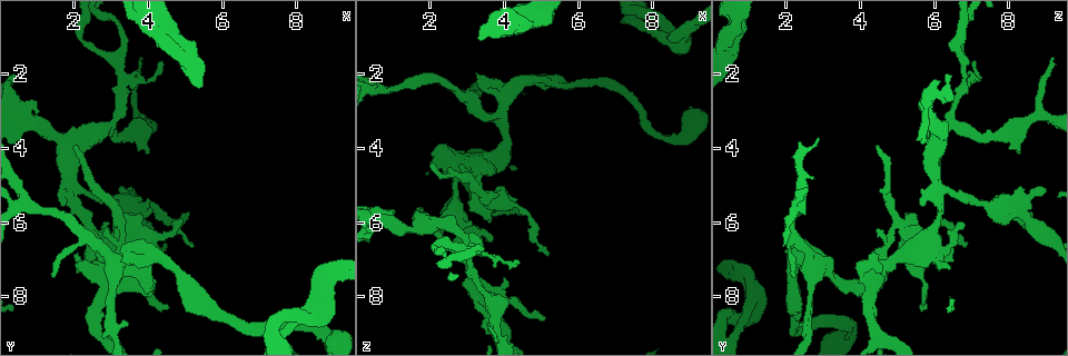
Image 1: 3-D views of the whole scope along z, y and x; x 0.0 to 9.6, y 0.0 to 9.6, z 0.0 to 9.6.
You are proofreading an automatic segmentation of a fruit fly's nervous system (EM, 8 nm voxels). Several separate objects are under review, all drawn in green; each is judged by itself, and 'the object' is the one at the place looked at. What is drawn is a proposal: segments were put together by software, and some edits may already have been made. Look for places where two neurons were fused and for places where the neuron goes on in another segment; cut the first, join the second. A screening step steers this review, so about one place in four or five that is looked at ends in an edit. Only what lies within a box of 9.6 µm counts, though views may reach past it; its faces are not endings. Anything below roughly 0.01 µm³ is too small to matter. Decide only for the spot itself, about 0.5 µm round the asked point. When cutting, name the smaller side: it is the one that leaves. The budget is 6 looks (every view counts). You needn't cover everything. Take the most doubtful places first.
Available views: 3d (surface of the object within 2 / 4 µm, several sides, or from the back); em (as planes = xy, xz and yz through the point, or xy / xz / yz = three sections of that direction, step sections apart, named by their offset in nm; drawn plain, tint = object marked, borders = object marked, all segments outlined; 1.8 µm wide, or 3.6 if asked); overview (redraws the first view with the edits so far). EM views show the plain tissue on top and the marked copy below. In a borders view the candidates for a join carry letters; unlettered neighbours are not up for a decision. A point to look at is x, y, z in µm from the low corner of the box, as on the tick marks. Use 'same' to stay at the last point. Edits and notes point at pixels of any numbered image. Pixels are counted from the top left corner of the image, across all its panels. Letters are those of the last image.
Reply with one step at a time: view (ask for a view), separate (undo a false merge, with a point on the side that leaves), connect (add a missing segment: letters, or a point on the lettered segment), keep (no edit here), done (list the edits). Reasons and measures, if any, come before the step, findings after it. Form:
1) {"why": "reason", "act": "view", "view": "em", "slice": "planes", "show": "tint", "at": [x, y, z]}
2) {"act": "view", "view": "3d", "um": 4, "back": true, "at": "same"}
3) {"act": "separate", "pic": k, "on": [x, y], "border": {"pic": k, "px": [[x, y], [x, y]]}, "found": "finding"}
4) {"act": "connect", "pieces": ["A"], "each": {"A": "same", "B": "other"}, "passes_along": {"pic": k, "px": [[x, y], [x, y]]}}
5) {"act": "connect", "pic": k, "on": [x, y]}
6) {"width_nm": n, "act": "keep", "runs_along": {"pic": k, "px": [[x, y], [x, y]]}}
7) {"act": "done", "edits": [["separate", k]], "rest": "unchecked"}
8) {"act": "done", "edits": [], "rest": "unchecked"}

{"why": "two arms in line, one across", "act": "view", "view": "3d", "um": 4, "at": [1.95, 5.45, 6.10]}

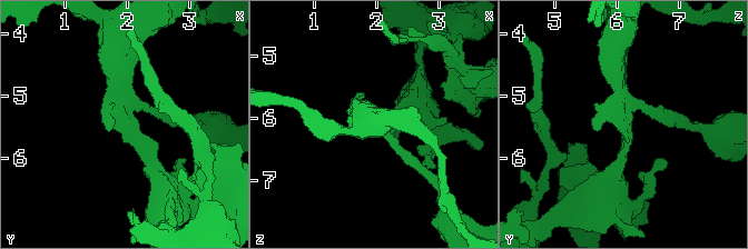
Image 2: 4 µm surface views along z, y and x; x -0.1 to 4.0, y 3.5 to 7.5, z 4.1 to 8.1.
{"act": "view", "view": "em", "slice": "planes", "show": "borders", "at": [2.00, 5.45, 6.10]}

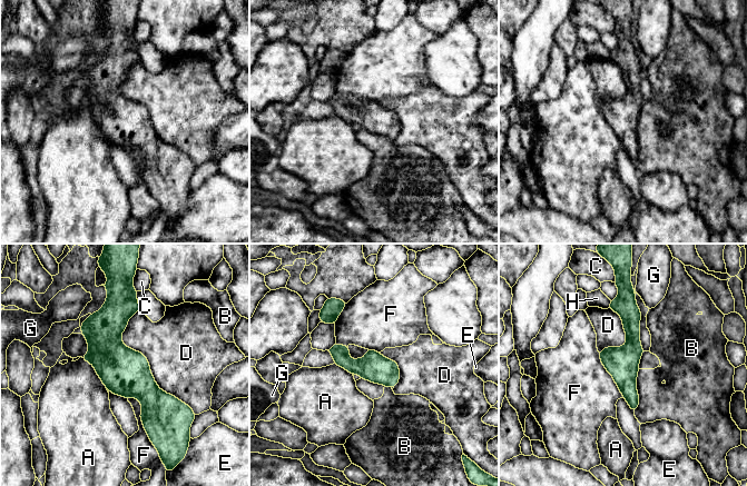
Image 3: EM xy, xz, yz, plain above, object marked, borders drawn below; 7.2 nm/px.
{"width_nm": 220, "act": "keep", "each": {"A": "other", "B": "other", "C": "other", "D": "other", "E": "other", "F": "other", "G": "other", "H": "other"}, "runs_along": {"pic": 3, "px": [[119, 301], [114, 358], [150, 396], [150, 429]]}, "found": "continuous, no second neuron"}

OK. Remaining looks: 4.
{"why": "thick turns thin", "act": "view", "view": "3d", "um": 4, "at": [7.85, 8.75, 0.75]}

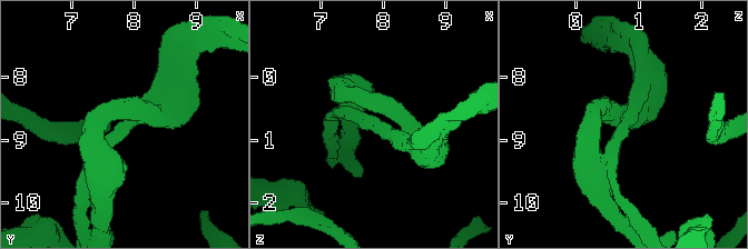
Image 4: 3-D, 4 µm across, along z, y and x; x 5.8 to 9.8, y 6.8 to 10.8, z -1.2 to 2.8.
{"why": "need the tissue", "act": "view", "view": "em", "slice": "xy", "step": 4, "show": "borders", "at": [7.90, 8.75, 0.75]}

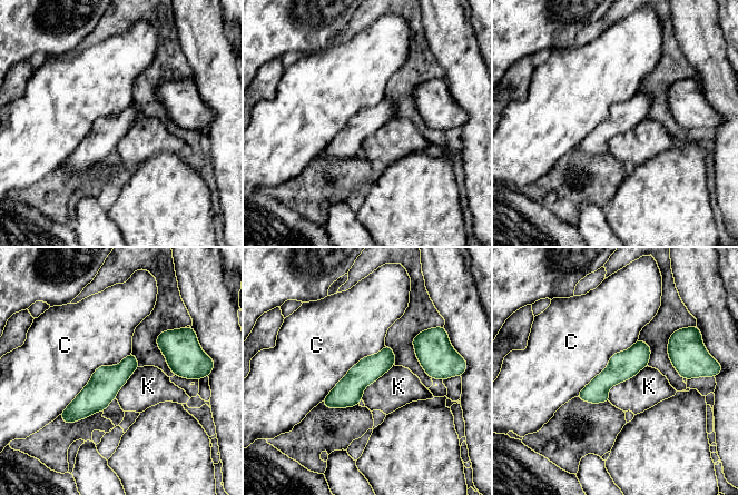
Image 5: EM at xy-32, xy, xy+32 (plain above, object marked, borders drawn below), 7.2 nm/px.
{"act": "keep", "each": {"C": "other", "K": "other"}, "runs_along": {"pic": 5, "px": [[133, 358], [90, 401], [69, 416]]}, "found": "continuous, no second neuron"}

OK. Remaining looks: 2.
{"why": "thick end", "act": "view", "view": "3d", "um": 2, "at": [4.00, 5.60, 7.45]}

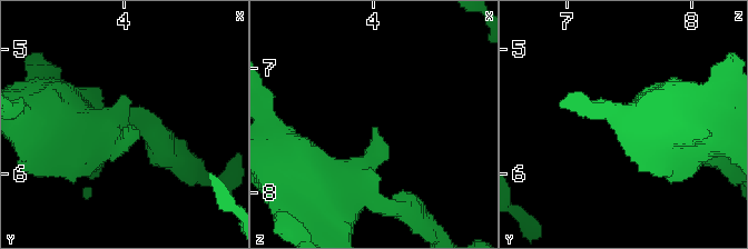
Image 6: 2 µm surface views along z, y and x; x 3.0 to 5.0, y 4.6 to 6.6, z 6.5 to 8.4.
{"arm_widths_nm": [200, 500], "act": "view", "view": "em", "um": 3.6, "slice": "planes", "show": "borders", "at": [4.02, 5.64, 7.50]}

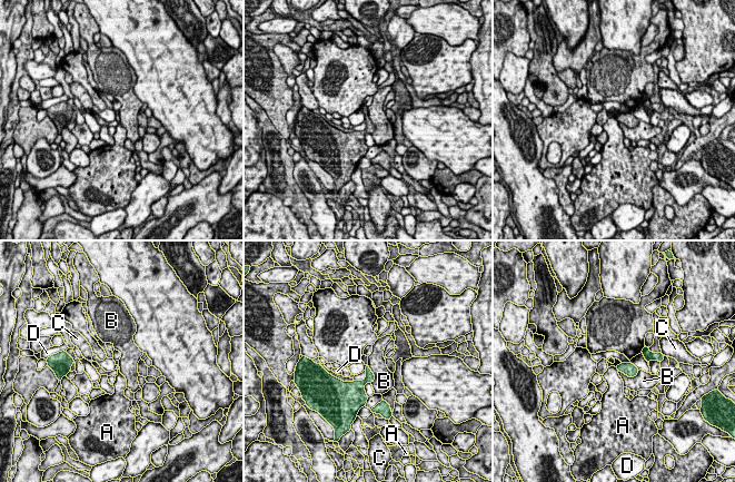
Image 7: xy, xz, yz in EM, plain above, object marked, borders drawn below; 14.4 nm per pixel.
{"longest_contact_nm": ["B", 320], "act": "keep", "each": {"A": "other", "B": "other", "C": "other", "D": "other"}, "found": "no lettered segment goes on from it"}

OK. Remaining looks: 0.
{"act": "done", "edits": [], "rest": "unchecked"}

